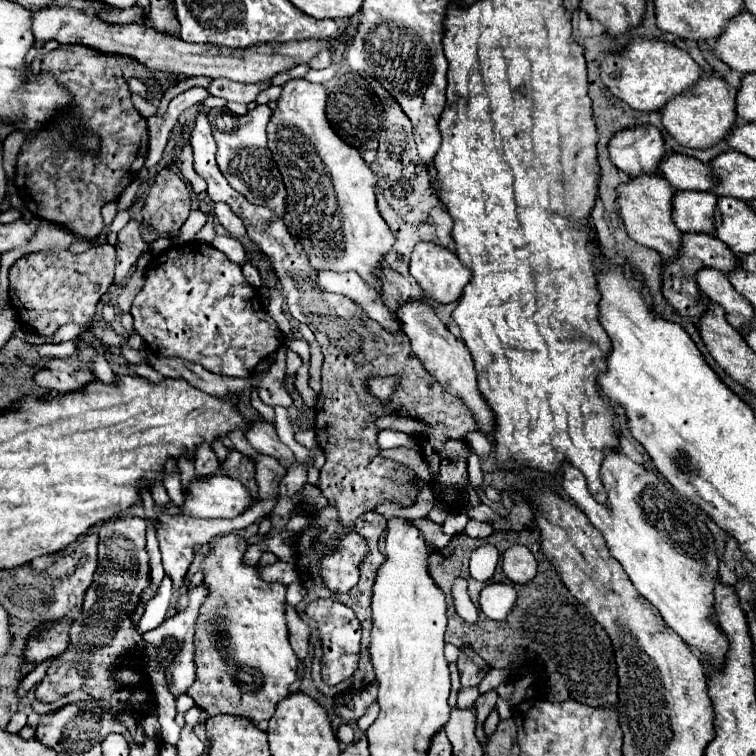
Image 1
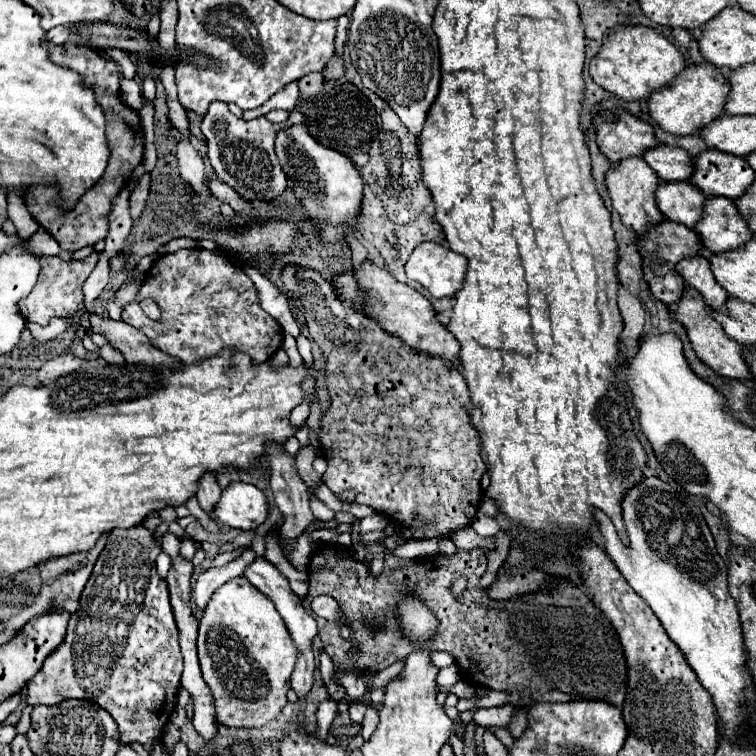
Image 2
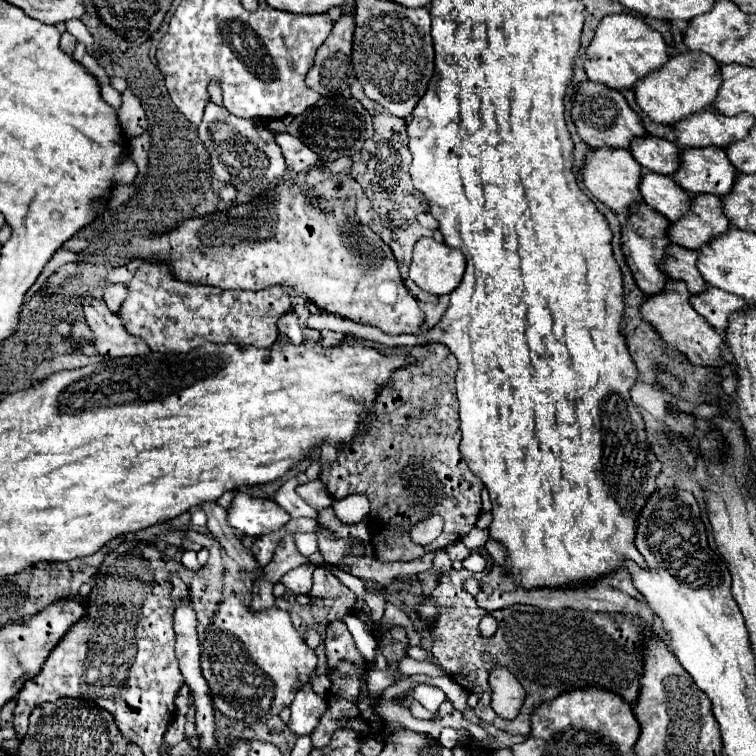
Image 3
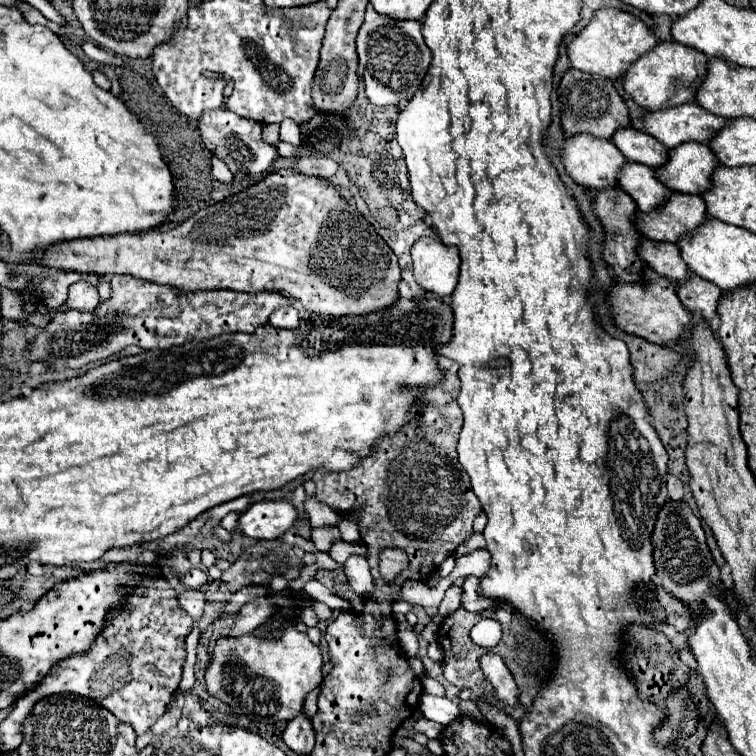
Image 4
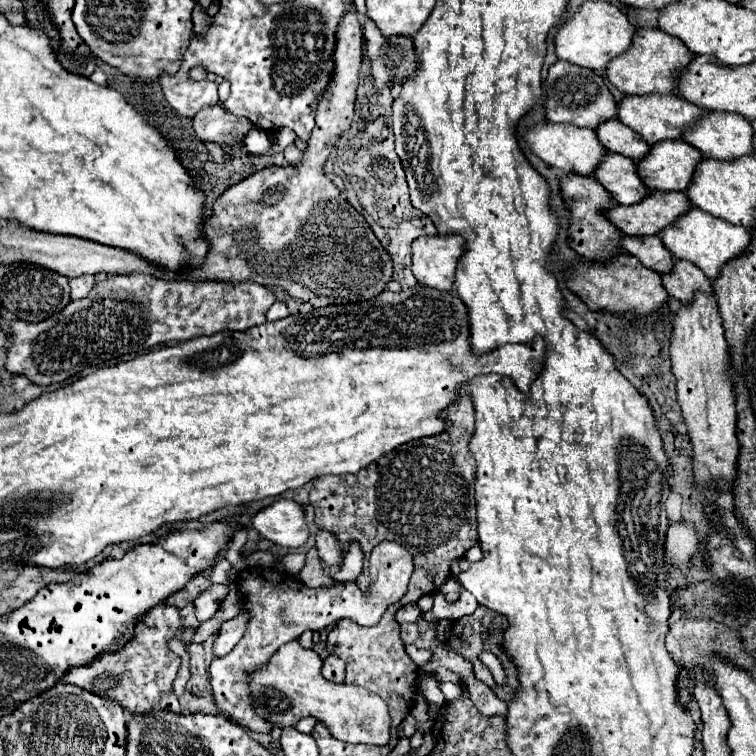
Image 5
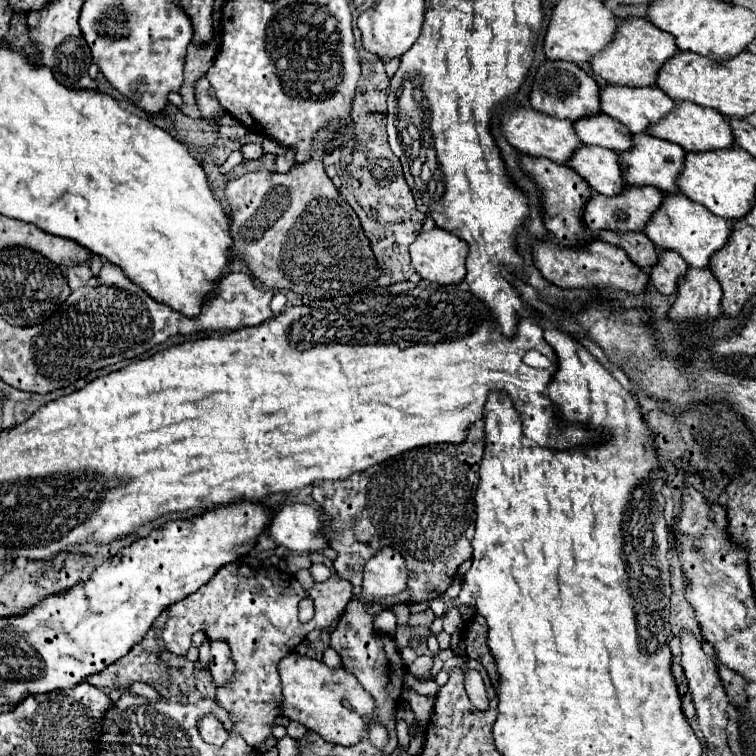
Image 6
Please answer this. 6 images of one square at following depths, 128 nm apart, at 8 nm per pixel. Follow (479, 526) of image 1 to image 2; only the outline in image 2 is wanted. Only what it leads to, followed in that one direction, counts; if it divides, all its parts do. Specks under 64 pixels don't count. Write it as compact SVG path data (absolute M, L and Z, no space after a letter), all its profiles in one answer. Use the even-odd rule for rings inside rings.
M464 526L460 530L456 530L450 540L454 540L457 548L462 550L472 550L474 548L494 548L494 540L492 538L482 538L476 534L476 530L472 526Z

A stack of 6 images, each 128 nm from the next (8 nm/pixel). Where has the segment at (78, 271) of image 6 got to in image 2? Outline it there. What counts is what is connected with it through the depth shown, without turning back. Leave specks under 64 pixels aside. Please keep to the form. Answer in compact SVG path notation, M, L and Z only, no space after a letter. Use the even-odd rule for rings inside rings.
M90 314L90 326L92 326L94 332L106 334L110 344L124 354L128 364L168 366L172 370L176 370L182 364L182 362L174 360L172 356L156 350L140 330L128 326L126 322L104 320L98 314Z

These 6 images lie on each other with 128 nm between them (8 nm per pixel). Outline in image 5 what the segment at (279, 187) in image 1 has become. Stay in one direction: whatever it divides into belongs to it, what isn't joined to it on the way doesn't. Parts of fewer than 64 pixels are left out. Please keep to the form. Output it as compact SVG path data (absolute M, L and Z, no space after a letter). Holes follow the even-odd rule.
M222 106L202 108L194 116L194 130L202 142L216 142L232 150L242 150L242 140L252 128L250 120L232 116Z

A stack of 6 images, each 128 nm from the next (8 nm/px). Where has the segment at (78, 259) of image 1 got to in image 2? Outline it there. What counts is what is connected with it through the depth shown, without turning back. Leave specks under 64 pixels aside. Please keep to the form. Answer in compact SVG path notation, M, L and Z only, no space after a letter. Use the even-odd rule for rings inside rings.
M92 252L84 260L70 260L70 262L64 262L58 256L38 256L38 262L40 262L38 282L34 284L32 292L18 302L18 310L22 312L22 316L30 322L36 322L36 324L48 324L52 316L70 318L70 316L80 314L84 310L82 284L94 270L98 258L100 258L100 252Z

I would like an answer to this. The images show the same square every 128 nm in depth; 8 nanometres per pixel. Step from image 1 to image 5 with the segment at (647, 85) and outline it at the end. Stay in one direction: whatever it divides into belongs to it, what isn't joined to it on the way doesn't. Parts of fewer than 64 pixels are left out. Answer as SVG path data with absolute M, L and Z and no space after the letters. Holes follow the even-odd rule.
M586 2L566 24L560 26L554 38L556 54L560 60L588 70L606 70L610 60L624 54L632 46L634 34L636 28L618 6L608 2Z

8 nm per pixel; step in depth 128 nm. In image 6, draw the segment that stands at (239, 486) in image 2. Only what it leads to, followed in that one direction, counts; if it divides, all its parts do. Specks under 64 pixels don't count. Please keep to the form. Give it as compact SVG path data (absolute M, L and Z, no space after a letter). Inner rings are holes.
M284 504L276 510L268 524L268 536L294 552L318 552L326 540L316 534L320 526L320 510L306 504Z

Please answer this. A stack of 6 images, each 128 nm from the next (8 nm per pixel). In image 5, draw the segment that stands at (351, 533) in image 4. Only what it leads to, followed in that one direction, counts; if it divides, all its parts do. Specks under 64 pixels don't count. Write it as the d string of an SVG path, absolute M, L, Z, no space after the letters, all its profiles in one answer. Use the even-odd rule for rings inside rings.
M354 540L340 566L340 572L334 574L334 580L336 582L356 582L356 578L362 572L362 564L364 564L364 552L362 552L360 542Z

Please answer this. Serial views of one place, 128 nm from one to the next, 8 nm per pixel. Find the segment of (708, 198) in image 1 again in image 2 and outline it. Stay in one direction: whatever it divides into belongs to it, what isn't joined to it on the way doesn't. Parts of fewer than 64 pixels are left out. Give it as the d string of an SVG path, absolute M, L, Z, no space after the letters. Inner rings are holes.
M662 182L656 190L656 202L668 220L694 228L702 218L706 196L690 182Z

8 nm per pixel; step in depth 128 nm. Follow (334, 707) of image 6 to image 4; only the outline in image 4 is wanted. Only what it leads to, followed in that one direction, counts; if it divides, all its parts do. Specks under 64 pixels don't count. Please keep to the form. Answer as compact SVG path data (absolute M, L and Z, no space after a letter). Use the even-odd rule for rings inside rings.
M294 624L282 628L280 638L260 638L250 634L222 636L216 640L206 668L206 688L220 702L256 722L292 720L302 710L304 698L322 682L322 654Z

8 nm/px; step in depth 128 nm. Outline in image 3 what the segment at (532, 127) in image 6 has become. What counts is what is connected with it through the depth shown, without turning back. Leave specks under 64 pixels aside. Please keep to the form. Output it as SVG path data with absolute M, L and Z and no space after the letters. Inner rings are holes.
M622 148L620 150L594 150L594 154L586 158L582 176L584 176L586 188L602 204L606 204L614 214L620 212L624 218L628 218L632 204L642 202L642 194L640 194L642 166L636 162L636 158L628 150L622 150Z

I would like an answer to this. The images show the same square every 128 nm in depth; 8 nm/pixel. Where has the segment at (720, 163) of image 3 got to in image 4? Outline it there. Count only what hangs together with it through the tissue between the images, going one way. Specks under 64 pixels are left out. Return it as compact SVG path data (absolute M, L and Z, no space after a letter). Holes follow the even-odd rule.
M680 144L670 150L668 164L656 170L660 182L684 194L704 194L712 188L712 174L720 166L708 144Z

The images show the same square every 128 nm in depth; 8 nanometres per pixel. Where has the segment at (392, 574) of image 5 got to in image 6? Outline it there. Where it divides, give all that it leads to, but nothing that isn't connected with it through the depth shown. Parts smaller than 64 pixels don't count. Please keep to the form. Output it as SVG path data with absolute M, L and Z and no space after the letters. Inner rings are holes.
M380 548L366 563L363 572L362 600L370 608L382 598L396 596L406 590L408 568L402 554L394 548ZM234 562L220 568L207 584L170 608L168 624L162 632L164 646L170 652L186 654L196 630L204 630L212 640L220 638L230 644L236 670L234 678L226 684L224 704L218 706L230 714L232 732L240 734L252 748L258 748L274 730L278 702L282 700L280 676L276 672L280 658L292 652L308 632L328 628L336 622L354 596L352 584L336 574L328 582L315 584L310 592L306 592L296 576L286 570L276 566L254 568L244 562ZM306 596L314 600L316 614L308 624L302 624L298 620L298 604Z

